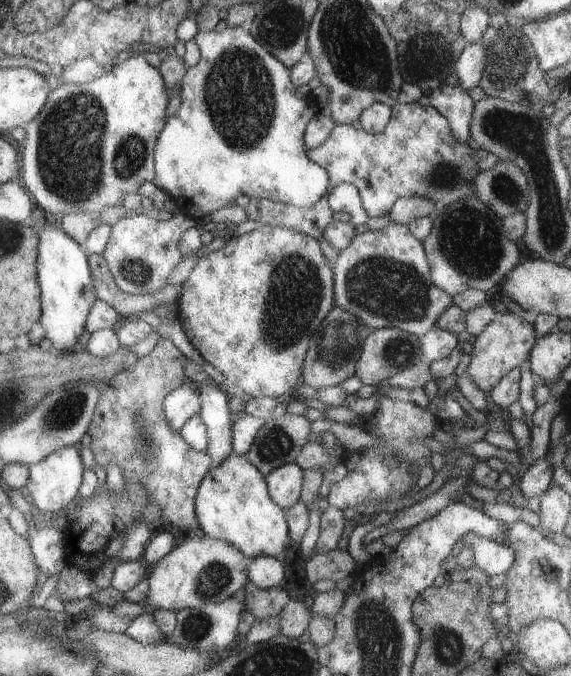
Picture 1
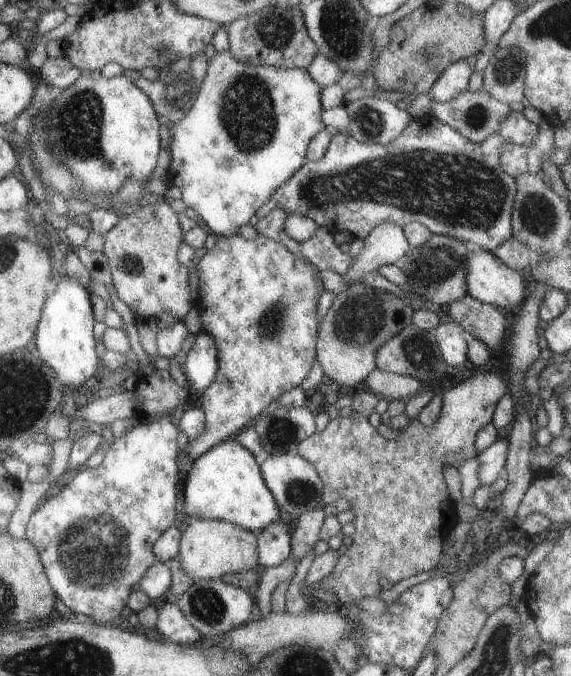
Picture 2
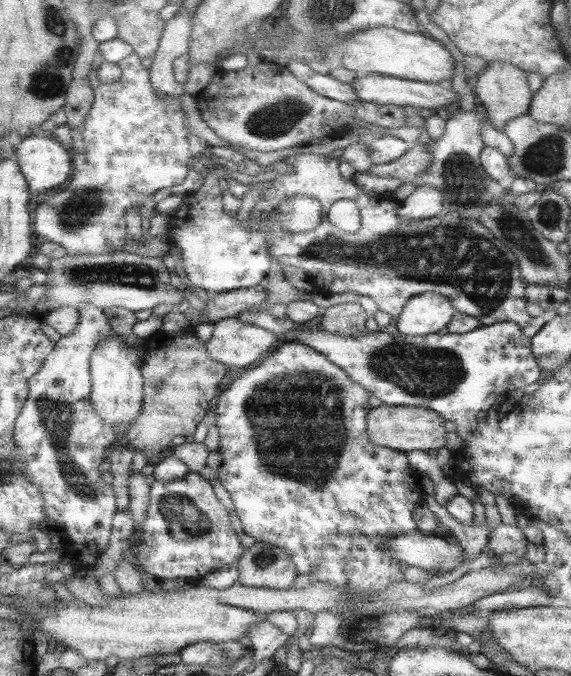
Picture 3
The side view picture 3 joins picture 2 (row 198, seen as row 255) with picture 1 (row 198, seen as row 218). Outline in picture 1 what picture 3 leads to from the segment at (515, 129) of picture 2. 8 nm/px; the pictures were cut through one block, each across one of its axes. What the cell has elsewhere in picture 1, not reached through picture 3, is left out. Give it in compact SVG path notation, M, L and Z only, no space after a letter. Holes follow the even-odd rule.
M419 102L392 105L390 122L379 133L366 132L357 124L336 125L330 138L322 146L308 150L307 155L311 161L326 170L330 183L328 192L336 184L356 185L363 210L369 218L388 215L392 206L404 196L422 196L432 200L437 210L442 209L442 206L446 208L456 200L474 195L472 178L479 170L476 168L475 150L469 143L457 141L453 137L447 118L434 107ZM327 194L310 207L296 207L266 198L252 198L245 211L246 220L253 220L258 225L278 224L294 228L296 232L302 232L319 241L326 226L330 226L334 220L350 221L348 214L340 214L330 209Z

